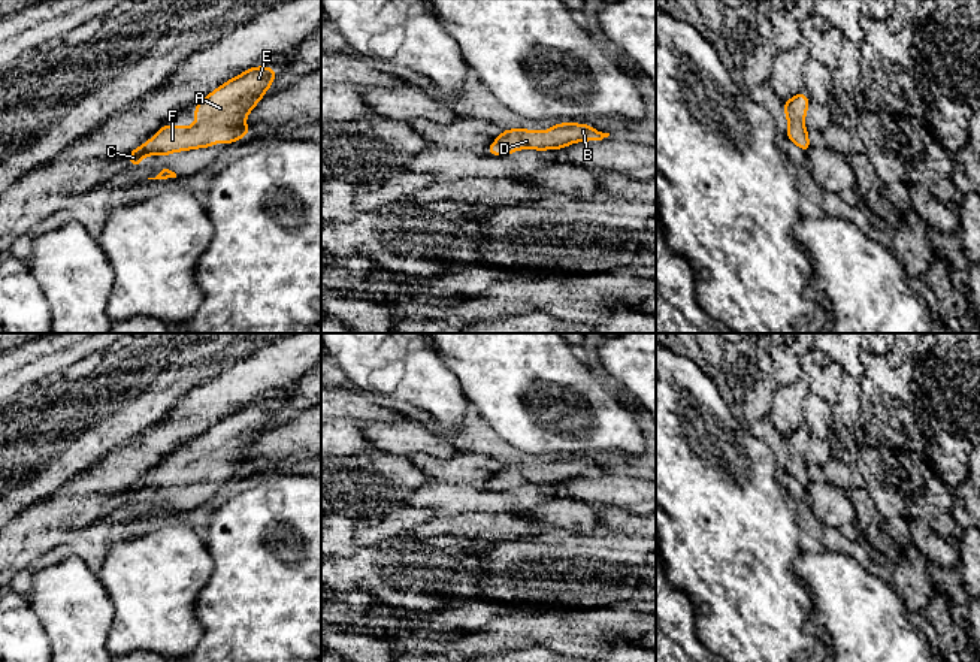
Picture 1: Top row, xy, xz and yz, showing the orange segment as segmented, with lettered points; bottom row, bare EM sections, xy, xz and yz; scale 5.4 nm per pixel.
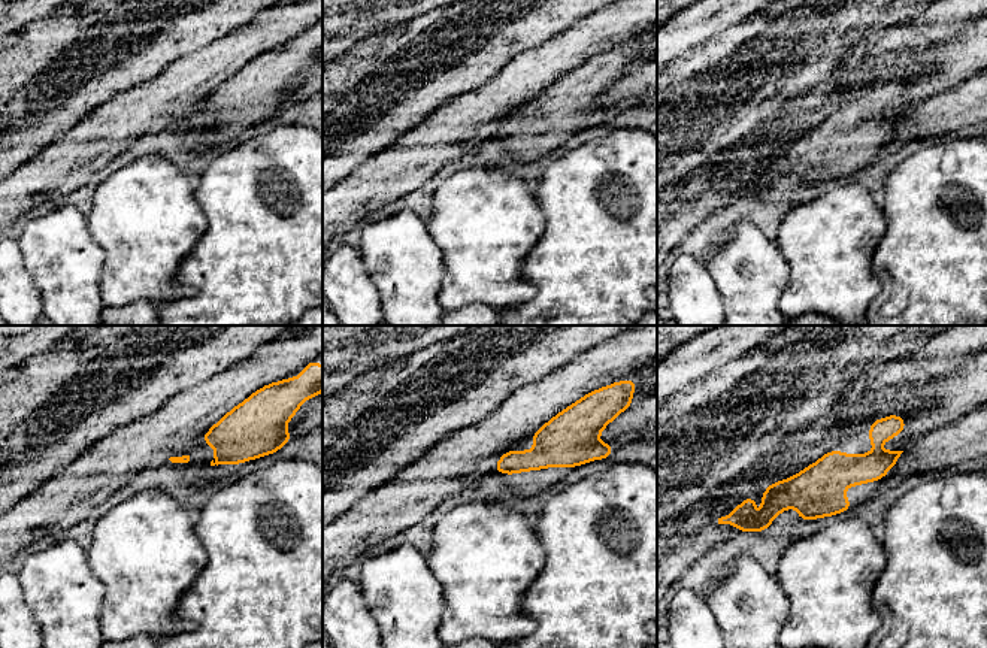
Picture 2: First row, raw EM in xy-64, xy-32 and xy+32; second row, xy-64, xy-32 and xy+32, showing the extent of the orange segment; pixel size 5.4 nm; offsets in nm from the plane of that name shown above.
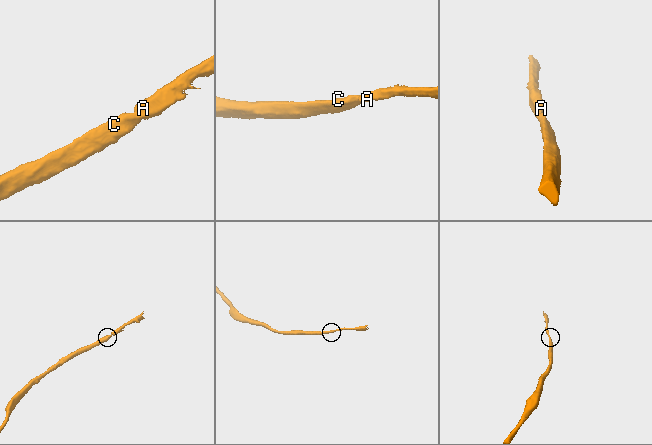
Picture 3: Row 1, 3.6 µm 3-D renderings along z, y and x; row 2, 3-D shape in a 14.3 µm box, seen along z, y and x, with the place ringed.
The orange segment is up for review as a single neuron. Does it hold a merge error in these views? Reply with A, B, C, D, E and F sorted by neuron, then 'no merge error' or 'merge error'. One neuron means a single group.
A B C D E F | no merge error

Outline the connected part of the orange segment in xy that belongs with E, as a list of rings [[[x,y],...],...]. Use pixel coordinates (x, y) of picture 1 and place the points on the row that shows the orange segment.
[[[254,66],[227,81],[197,102],[194,126],[161,126],[146,143],[125,154],[130,166],[139,167],[146,155],[167,157],[169,152],[206,148],[215,142],[235,143],[239,137],[251,134],[245,118],[272,87],[275,76],[276,69]]]

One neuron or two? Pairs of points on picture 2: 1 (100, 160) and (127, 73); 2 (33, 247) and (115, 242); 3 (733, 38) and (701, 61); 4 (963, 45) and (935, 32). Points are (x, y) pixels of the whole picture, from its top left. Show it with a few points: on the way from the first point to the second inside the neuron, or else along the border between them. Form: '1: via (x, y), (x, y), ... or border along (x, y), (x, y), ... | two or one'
1: border along (153, 76), (114, 94), (91, 111) | two
2: border along (84, 214), (88, 233), (105, 254), (99, 279) | two
3: via (726, 45), (708, 55) | one
4: border along (971, 23), (950, 39), (929, 44), (919, 51) | two

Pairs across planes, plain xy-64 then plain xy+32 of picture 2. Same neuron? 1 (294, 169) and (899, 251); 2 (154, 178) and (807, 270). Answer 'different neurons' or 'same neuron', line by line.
1: same neuron
2: same neuron

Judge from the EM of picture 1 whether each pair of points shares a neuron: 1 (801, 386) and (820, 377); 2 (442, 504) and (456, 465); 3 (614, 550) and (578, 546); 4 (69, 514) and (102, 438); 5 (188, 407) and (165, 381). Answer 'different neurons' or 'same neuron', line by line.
1: different neurons
2: different neurons
3: same neuron
4: different neurons
5: different neurons

